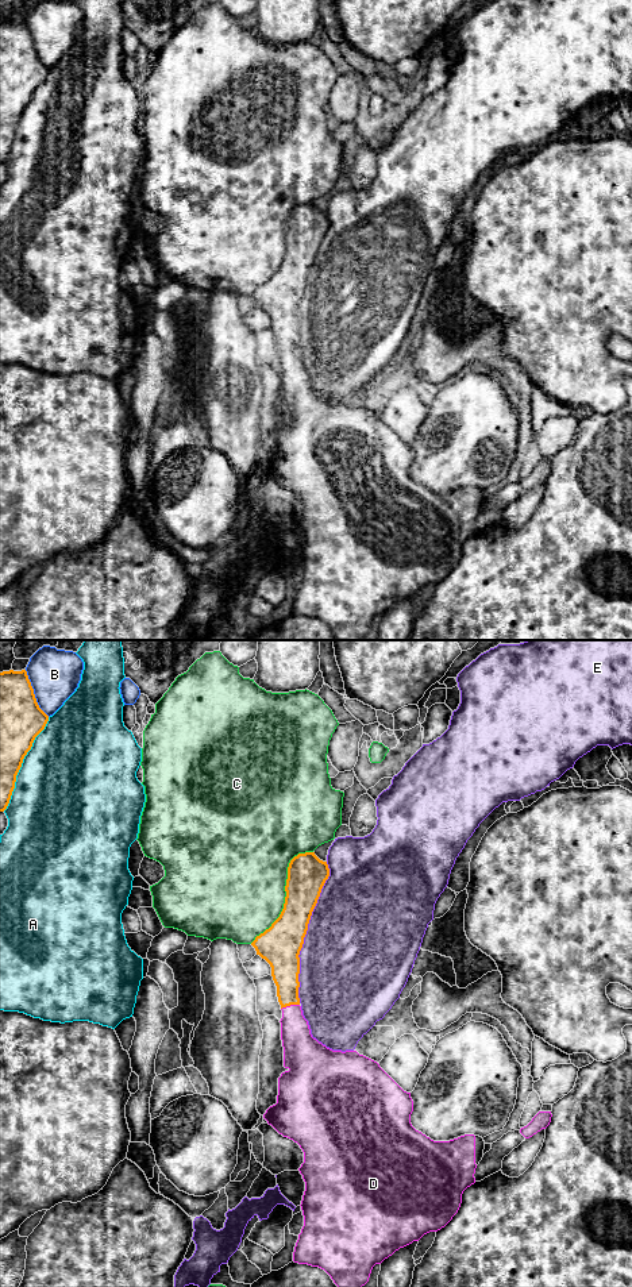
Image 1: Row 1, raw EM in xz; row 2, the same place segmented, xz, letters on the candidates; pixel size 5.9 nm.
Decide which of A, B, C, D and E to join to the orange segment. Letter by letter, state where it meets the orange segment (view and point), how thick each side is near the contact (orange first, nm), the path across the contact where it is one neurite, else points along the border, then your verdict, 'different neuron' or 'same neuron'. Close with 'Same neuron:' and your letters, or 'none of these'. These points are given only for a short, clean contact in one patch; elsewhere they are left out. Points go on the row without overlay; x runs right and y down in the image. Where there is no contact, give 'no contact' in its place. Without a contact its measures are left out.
A: xz (20, 116) | 240/500 nm | different neuron
B: xz (33, 45) | 260/300 nm | different neuron
C: xz (286, 245) | 240/480 nm | different neuron
D: xz (289, 357) | 180/190 nm | across xz (285, 315), (289, 357), (299, 397) | same neuron
E: xz (305, 284) | 240/500 nm | different neuron
Same neuron: D

